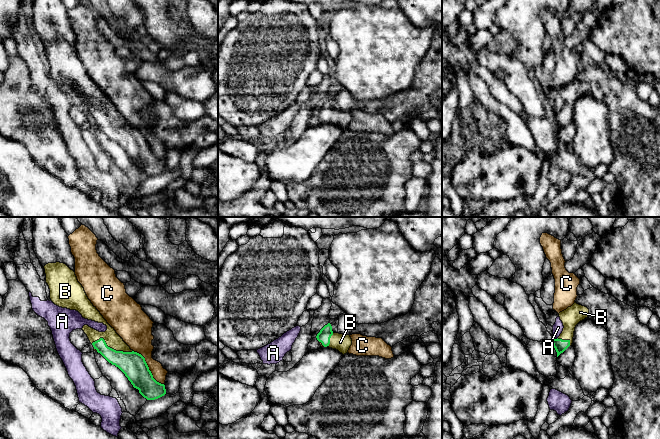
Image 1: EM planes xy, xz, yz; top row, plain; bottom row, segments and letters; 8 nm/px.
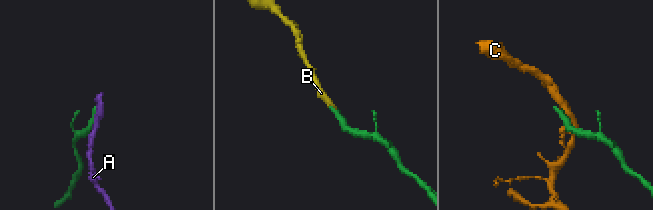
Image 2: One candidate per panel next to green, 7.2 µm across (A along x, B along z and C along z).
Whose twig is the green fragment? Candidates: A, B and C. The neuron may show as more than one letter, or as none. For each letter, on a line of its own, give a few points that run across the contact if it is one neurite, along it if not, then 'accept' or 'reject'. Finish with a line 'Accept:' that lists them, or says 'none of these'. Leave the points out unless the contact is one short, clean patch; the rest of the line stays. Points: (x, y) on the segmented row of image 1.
A: yz (557, 337), (553, 339) | reject
B: xy (132, 364), (111, 348), (113, 340) | accept
C: xy (133, 350), (144, 358), (152, 376), (163, 384) | reject
Accept: B

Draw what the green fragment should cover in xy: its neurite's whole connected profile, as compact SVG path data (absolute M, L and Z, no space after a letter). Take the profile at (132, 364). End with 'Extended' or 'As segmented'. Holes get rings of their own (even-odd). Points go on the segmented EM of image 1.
M60 262L48 263L44 269L46 283L50 289L50 299L55 305L76 310L83 318L107 326L105 332L99 332L88 325L83 326L82 330L93 345L94 351L118 367L133 387L138 389L147 400L155 400L164 396L166 394L165 385L153 378L145 358L131 350L93 306L84 288L78 282L75 272Z. Extended

